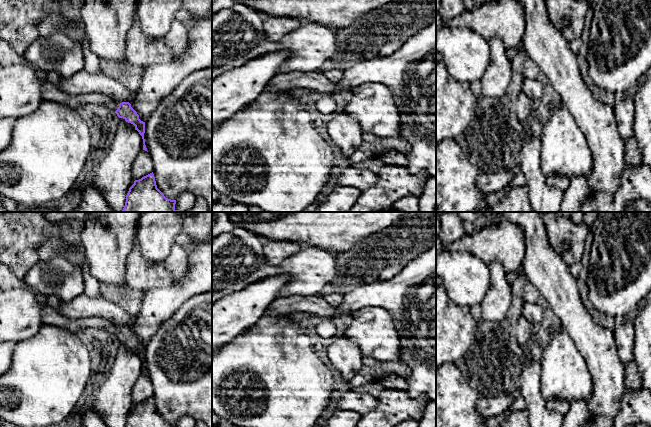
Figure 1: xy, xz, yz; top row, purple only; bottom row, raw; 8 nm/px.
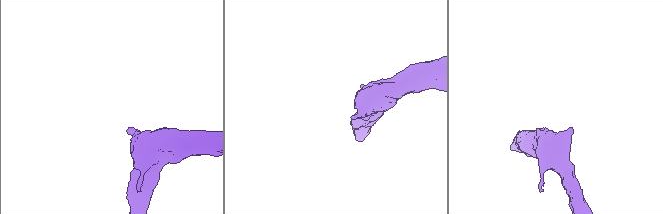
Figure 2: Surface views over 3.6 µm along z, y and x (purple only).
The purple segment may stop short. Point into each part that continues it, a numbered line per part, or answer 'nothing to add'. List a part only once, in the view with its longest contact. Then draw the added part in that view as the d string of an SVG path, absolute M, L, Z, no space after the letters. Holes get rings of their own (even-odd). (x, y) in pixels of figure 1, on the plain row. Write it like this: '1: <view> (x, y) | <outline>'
1: xy (50, 316) | M48 305L43 306L41 316L43 324L54 325L75 334L86 328L105 328L112 336L115 336L122 327L99 317L69 319Z

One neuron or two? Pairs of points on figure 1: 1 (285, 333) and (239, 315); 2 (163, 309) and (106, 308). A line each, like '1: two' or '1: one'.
1: two
2: two

